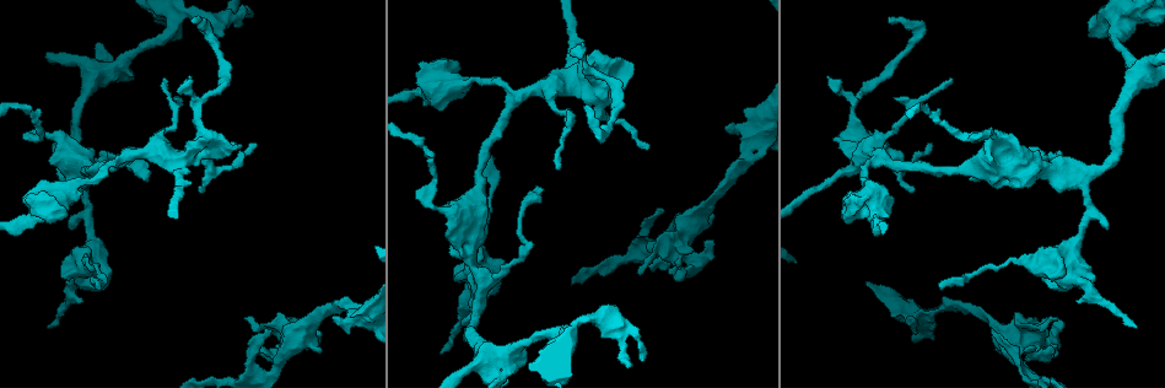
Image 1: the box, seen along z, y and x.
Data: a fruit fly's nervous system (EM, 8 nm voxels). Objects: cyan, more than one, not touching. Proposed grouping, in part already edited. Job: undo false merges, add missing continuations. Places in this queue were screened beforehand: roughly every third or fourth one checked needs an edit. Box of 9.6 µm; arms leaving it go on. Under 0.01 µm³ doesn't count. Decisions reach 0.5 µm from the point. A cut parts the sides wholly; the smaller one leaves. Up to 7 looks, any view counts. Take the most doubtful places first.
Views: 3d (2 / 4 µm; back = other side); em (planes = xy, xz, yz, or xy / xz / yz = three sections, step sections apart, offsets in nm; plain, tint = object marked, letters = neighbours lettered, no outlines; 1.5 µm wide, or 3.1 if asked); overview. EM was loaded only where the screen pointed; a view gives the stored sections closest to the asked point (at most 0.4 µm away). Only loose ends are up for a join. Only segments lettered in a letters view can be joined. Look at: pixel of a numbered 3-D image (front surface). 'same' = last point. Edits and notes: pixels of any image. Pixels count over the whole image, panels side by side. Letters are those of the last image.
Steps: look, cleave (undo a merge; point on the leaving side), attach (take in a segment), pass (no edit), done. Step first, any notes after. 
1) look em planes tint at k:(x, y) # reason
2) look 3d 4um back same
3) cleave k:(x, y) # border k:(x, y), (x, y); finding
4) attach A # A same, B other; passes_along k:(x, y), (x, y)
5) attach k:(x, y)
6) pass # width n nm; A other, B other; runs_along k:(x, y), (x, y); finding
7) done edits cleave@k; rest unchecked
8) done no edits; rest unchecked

look 3d 4um back at 1:(482, 79) # thick turns thin

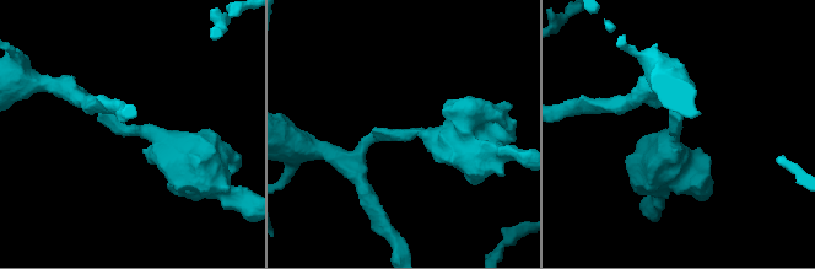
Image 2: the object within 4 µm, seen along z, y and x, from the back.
look em planes letters at 2:(672, 133) # now the EM

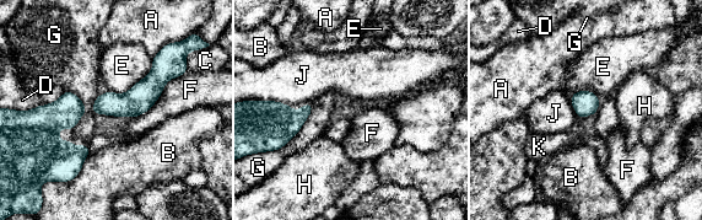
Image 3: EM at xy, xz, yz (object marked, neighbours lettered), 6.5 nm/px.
pass # A other, B other, C other, D other, E other, F other, G other, H other, J other, K other; border 3:(188, 70), (129, 118); continuous, no second cell

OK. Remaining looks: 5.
look em planes letters at 1:(830, 77) # thin end

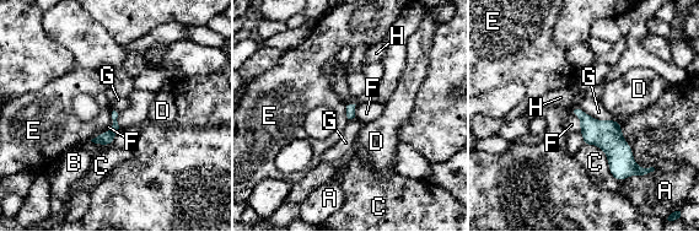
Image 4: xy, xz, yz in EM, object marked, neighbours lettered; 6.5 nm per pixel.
pass # A other, B other, C other, D other, E other, F other, G other, H other; runs_along 4:(575, 111), (633, 171); no lettered segment goes on from it

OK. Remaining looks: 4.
look em planes plain at 1:(319, 349) # free end

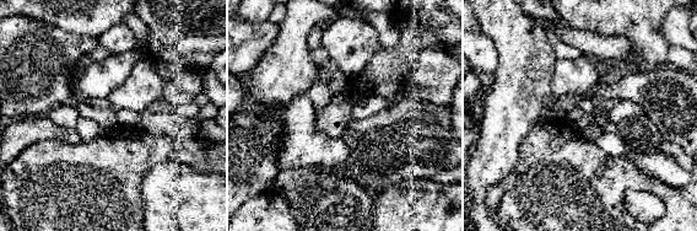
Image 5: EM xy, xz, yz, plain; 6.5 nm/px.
look em planes letters same

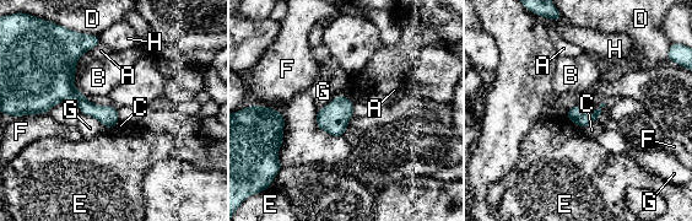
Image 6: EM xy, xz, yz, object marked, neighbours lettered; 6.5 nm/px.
pass # longest_contact G 200 nm; A other, B other, C other, D other, E other, F other, G other, H other; no lettered segment goes on from it

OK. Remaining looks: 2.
done no edits; rest unchecked

